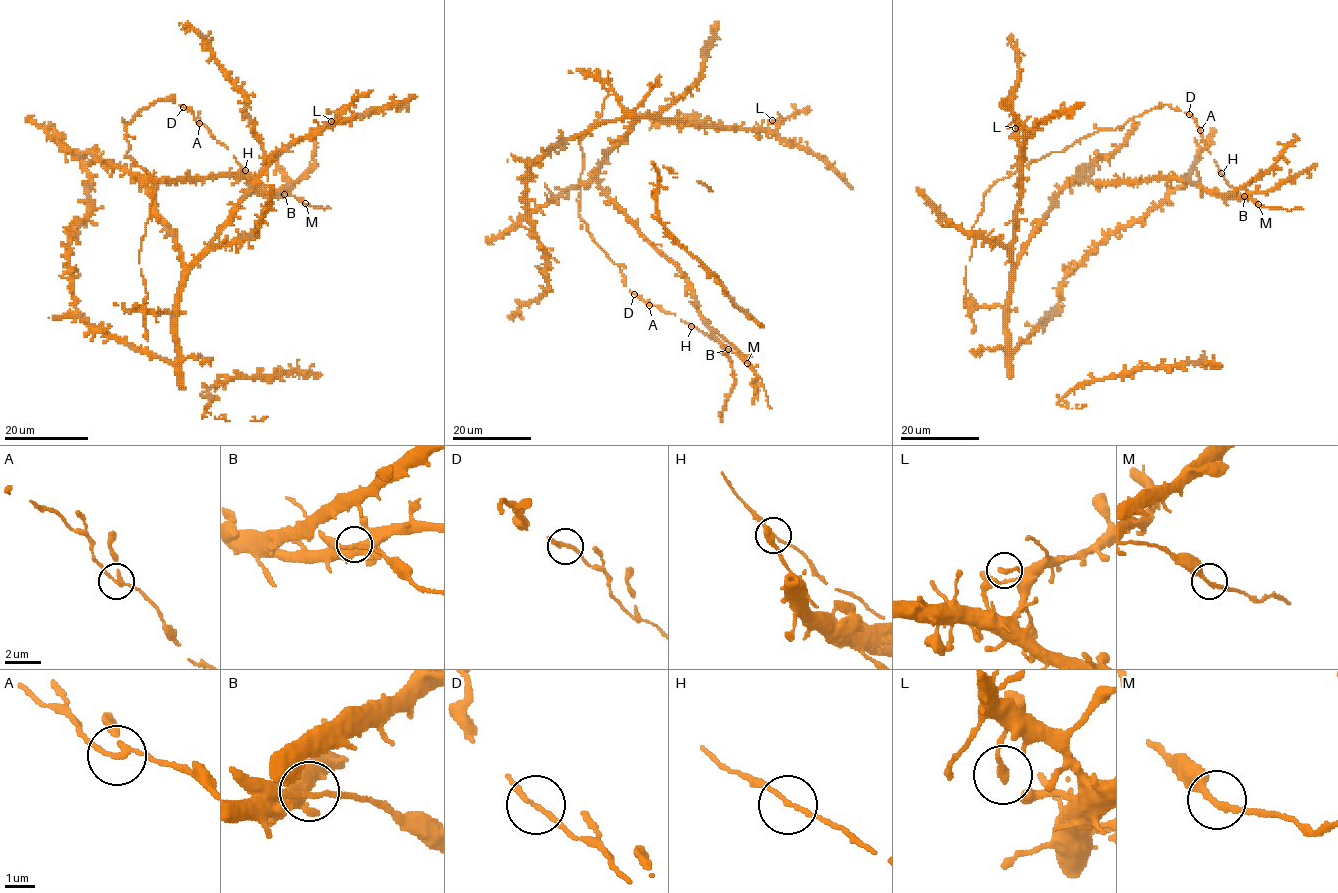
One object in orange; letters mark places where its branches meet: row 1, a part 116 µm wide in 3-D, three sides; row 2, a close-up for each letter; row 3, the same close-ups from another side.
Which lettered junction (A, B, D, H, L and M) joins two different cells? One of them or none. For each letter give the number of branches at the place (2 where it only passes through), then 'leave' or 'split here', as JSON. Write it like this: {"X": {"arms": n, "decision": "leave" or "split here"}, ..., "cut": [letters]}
{"A": {"arms": 2, "decision": "leave"}, "B": {"arms": 2, "decision": "leave"}, "D": {"arms": 2, "decision": "leave"}, "H": {"arms": 2, "decision": "leave"}, "L": {"arms": 2, "decision": "leave"}, "M": {"arms": 2, "decision": "leave"}, "cut": []}

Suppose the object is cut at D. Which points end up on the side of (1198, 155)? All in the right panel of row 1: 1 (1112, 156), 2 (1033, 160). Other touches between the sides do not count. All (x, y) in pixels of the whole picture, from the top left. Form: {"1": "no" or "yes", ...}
{"1": "yes", "2": "no"}

